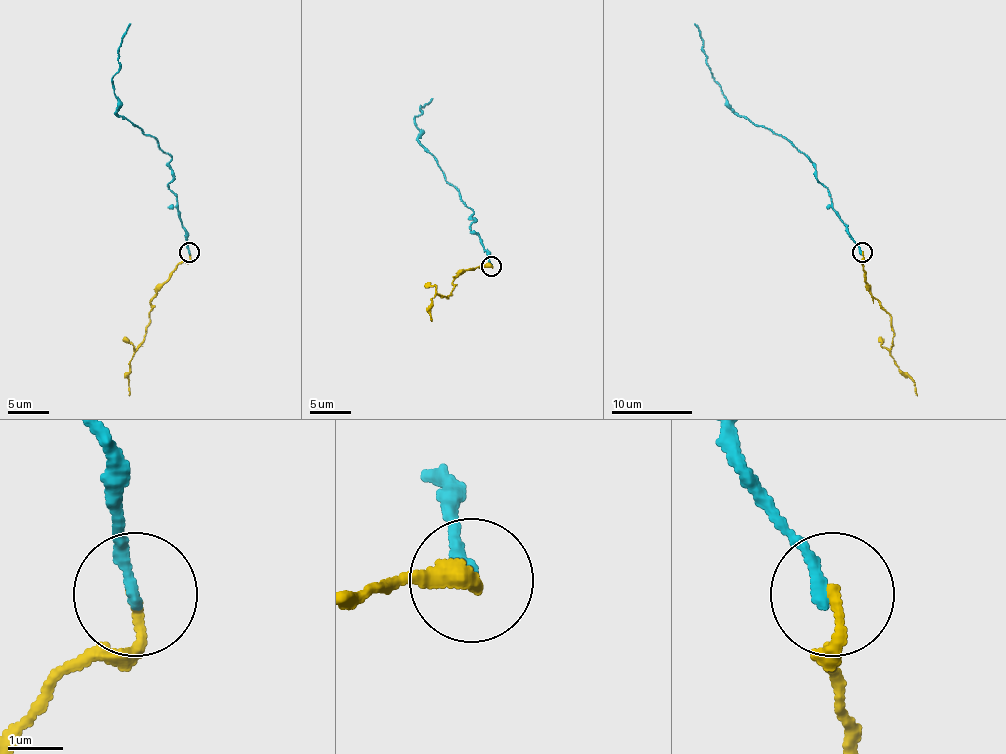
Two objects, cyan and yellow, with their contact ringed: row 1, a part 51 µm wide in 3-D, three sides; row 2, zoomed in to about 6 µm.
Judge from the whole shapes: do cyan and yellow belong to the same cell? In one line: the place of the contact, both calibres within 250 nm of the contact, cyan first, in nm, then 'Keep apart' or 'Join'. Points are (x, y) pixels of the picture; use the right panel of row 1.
Place: (862, 252). Thickness 220 nm (cyan) against 180 nm. Keep apart

